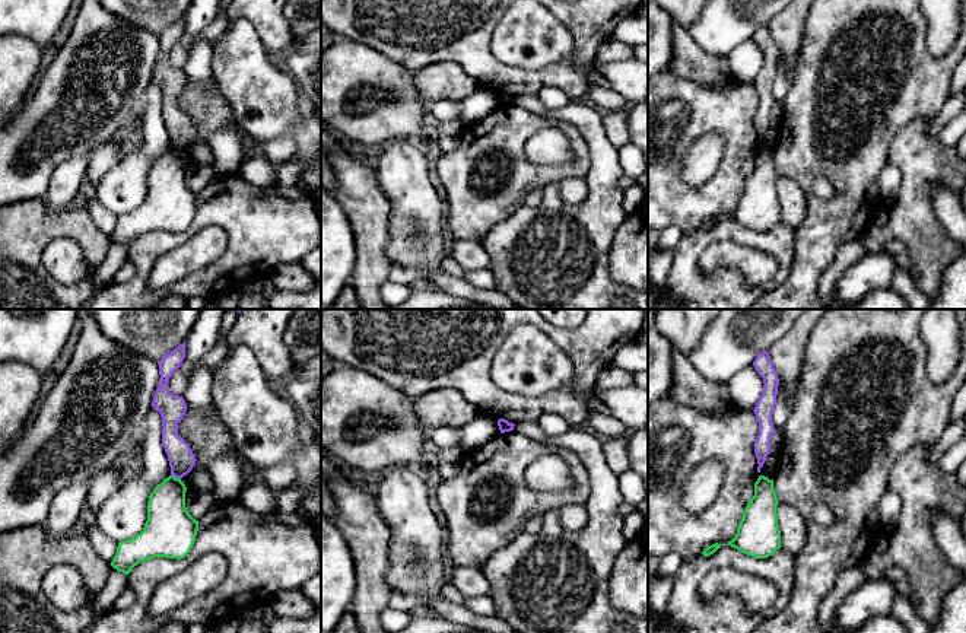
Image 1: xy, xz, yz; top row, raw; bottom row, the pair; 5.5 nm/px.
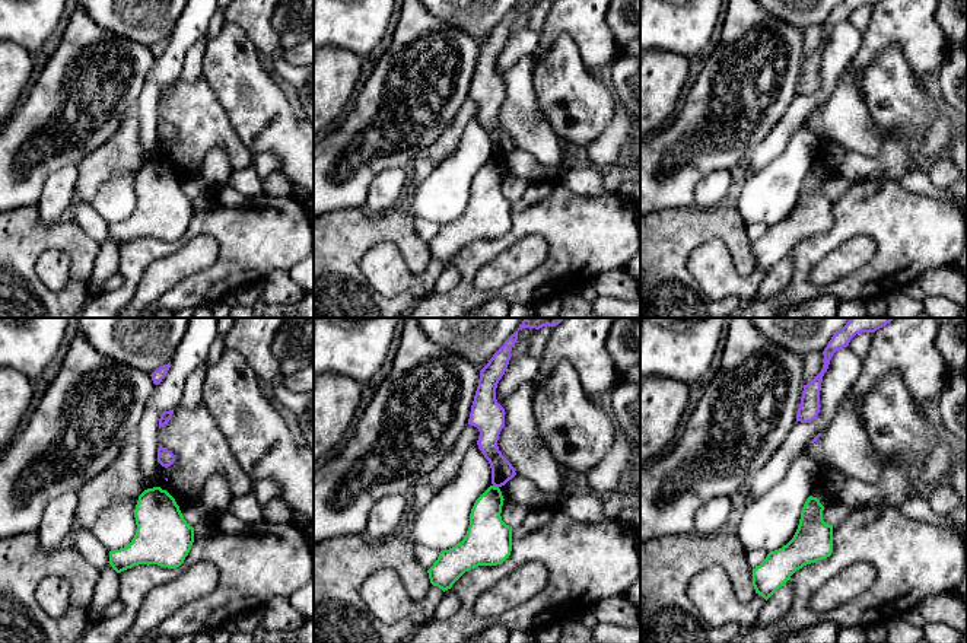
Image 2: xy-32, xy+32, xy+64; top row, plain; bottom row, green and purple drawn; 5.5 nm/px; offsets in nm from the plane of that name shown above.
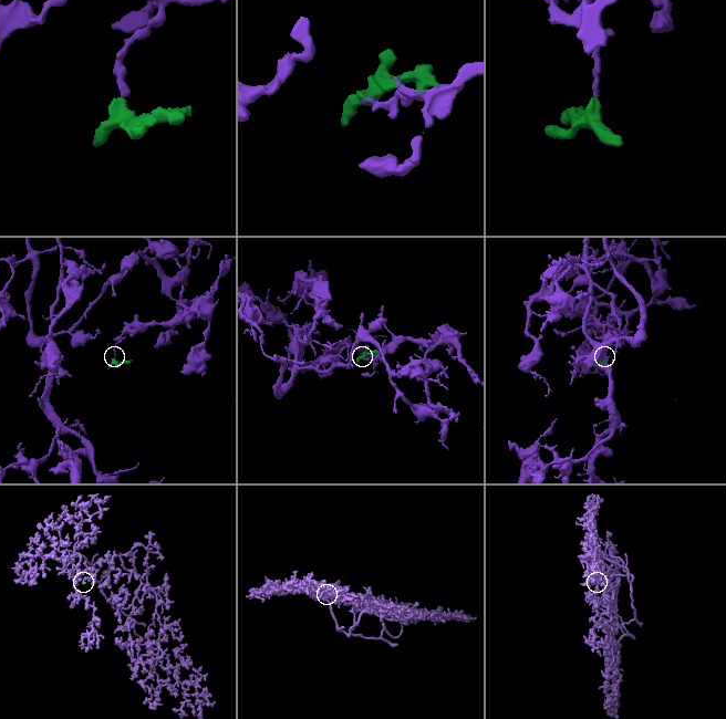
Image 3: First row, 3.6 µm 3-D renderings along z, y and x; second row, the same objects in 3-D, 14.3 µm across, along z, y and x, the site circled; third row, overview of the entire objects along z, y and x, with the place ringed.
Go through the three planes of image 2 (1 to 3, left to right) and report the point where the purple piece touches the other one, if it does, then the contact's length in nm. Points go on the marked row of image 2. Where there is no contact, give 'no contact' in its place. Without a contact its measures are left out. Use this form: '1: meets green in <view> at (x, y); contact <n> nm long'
1: no contact
2: meets green in xy+32 at (496, 487); contact 40 nm long
3: no contact

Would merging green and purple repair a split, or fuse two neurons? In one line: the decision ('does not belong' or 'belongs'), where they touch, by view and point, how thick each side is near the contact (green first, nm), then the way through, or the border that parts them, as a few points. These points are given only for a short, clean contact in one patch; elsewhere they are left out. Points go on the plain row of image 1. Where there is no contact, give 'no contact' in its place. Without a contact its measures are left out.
does not belong; contact xy (175, 150); calibres 240 and 140 nm; border xy (171, 148), (180, 152)

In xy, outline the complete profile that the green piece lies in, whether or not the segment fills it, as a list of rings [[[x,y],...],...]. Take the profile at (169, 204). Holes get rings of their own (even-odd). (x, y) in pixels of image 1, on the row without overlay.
[[[174,149],[165,152],[149,169],[147,194],[134,211],[118,216],[111,239],[128,248],[140,235],[155,230],[184,232],[198,204],[185,181],[187,160]]]

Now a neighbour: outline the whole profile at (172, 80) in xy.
[[[185,15],[158,35],[161,55],[152,74],[152,80],[155,80],[162,90],[162,118],[168,128],[171,149],[177,152],[187,149],[197,134],[190,118],[178,108],[178,96],[187,85],[185,73],[171,67],[168,63],[168,54],[179,41],[184,31]]]

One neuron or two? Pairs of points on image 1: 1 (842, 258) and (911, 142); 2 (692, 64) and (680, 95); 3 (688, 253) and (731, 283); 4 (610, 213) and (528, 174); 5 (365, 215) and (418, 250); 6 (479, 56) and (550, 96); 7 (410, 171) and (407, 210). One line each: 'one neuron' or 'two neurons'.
1: two neurons
2: two neurons
3: one neuron
4: two neurons
5: two neurons
6: two neurons
7: one neuron

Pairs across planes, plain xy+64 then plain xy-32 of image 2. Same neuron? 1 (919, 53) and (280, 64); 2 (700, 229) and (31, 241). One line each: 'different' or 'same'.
1: different
2: same

